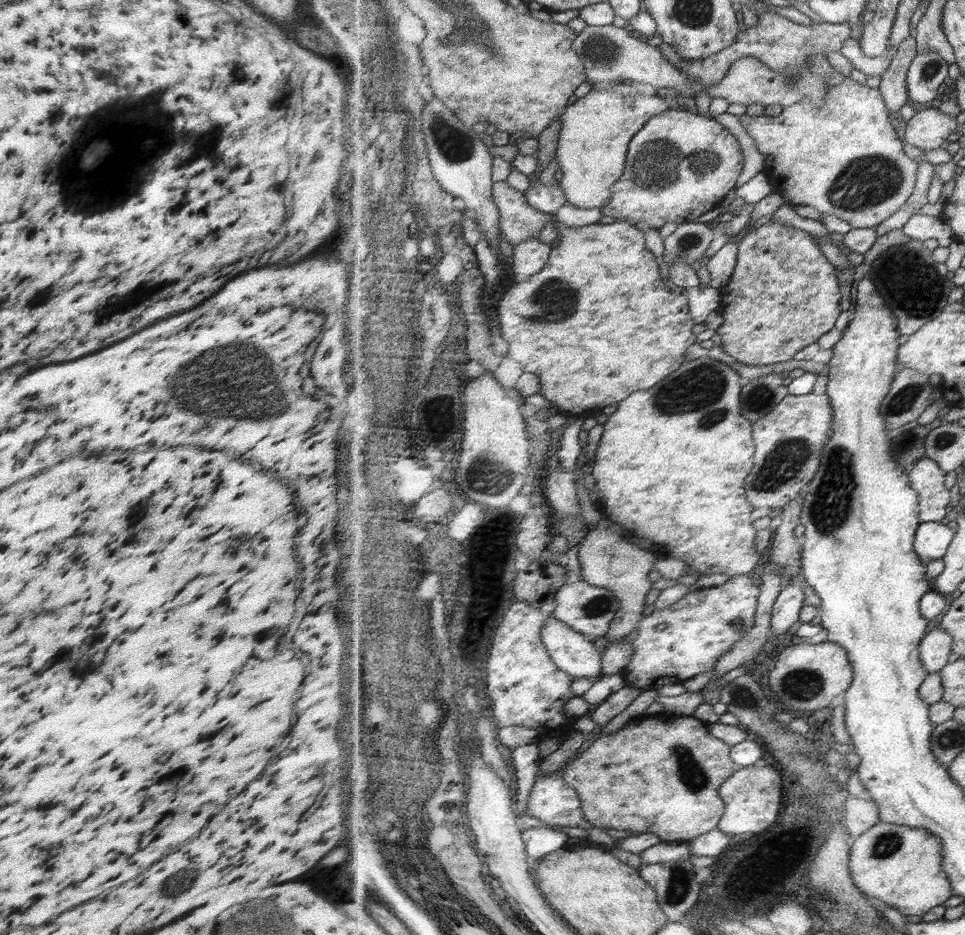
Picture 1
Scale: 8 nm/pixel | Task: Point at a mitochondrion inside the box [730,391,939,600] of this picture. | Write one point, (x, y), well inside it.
(830, 507)

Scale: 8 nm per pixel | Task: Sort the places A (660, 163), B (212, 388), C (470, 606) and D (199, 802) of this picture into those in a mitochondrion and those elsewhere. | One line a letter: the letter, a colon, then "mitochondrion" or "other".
A: mitochondrion
B: mitochondrion
C: other
D: other

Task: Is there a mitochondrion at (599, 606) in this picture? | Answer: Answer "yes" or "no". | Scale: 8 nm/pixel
yes

